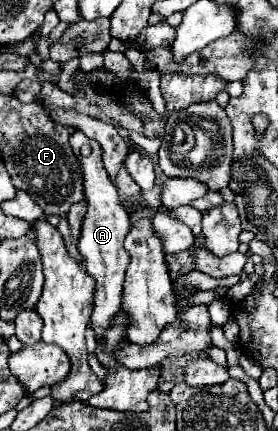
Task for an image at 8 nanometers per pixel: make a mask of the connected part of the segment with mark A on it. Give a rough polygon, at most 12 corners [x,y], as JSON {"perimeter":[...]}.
{"perimeter":[[74,132],[86,220],[78,250],[96,280],[92,328],[120,310],[130,216],[98,142]]}

